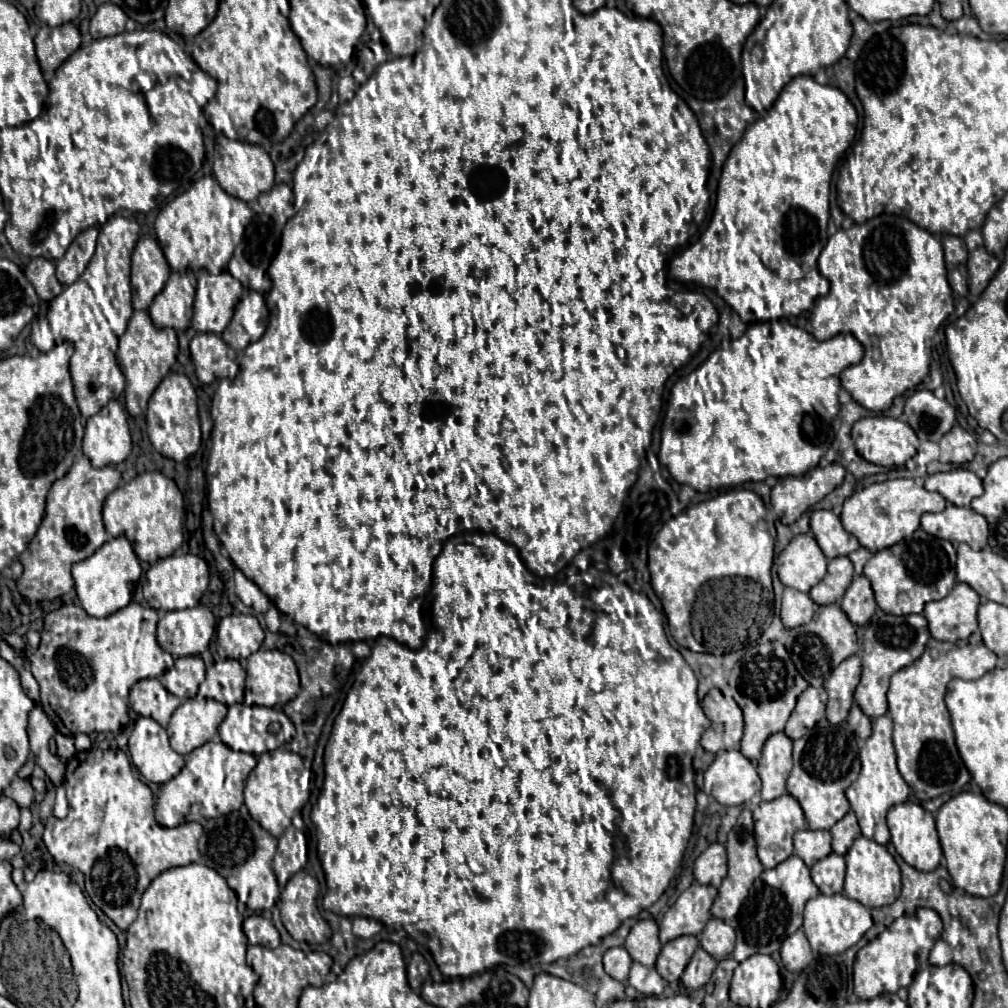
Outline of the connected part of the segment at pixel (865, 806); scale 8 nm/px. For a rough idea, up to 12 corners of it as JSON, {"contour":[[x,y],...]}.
{"contour":[[892,718],[872,720],[846,798],[866,838],[886,844],[886,812],[910,786],[896,768]]}

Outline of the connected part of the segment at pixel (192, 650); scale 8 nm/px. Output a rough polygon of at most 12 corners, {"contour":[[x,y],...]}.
{"contour":[[206,606],[166,612],[158,644],[202,654],[216,628]]}

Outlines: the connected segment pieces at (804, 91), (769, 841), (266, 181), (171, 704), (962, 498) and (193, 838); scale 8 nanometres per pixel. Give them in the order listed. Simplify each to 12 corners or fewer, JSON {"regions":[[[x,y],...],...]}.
{"regions":[[[812,76],[728,154],[670,277],[746,324],[830,290],[832,175],[858,114]],[[794,796],[752,810],[758,858],[774,868],[808,828]],[[215,140],[213,175],[244,202],[274,186],[258,144]],[[156,678],[130,688],[130,708],[138,716],[168,726],[178,696]],[[966,468],[938,472],[924,488],[956,506],[982,496],[982,480]],[[122,750],[66,764],[44,844],[126,932],[148,884],[200,862]]]}

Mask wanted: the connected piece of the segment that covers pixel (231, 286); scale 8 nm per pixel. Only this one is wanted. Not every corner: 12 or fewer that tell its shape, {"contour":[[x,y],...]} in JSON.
{"contour":[[200,270],[192,328],[220,334],[242,292],[230,272]]}

